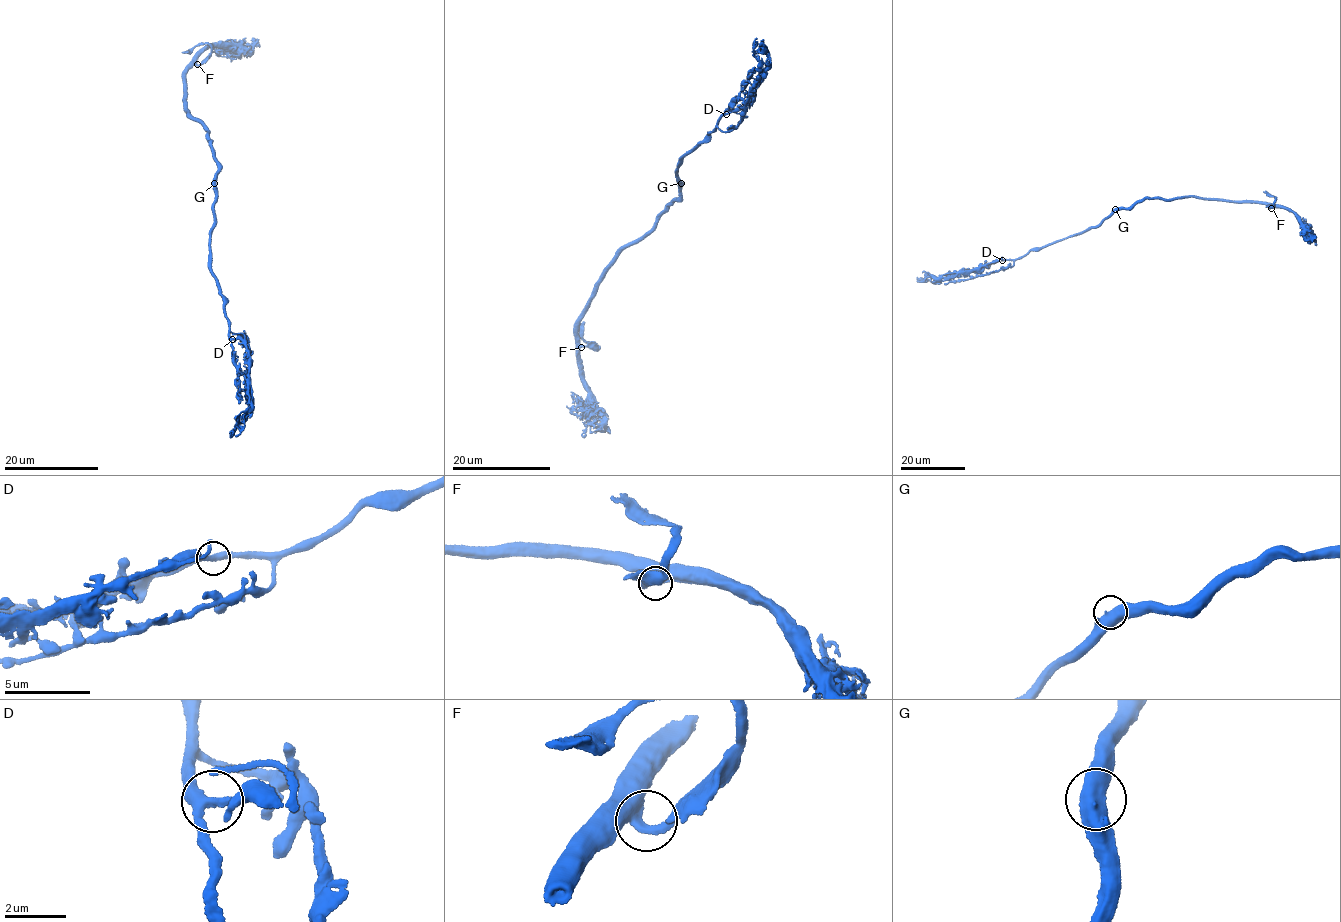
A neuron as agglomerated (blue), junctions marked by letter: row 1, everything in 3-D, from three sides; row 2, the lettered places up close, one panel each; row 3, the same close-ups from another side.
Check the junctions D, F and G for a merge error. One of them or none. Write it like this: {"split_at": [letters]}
{"split_at": []}

